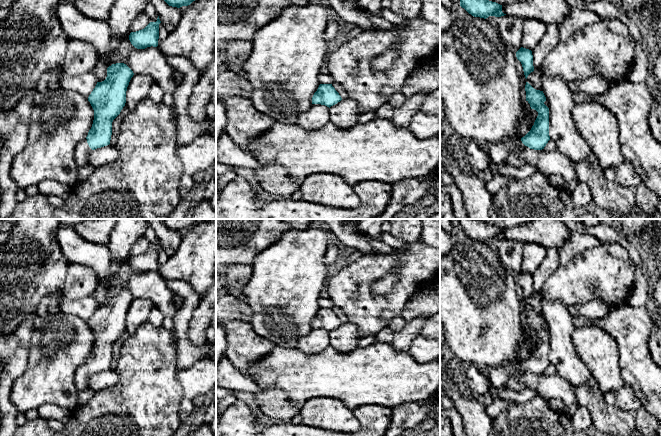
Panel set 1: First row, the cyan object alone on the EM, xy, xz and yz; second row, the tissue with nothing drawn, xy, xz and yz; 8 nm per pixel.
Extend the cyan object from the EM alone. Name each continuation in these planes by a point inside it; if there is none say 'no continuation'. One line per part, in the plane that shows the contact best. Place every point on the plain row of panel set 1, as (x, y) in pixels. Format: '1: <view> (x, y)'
1: yz (513, 383)

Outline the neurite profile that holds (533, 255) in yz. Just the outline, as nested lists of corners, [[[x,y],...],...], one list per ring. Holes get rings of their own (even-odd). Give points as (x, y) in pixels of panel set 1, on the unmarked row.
[[[534,242],[523,243],[522,271],[533,274],[546,258],[547,249]]]

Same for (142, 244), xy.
[[[145,235],[141,236],[132,246],[131,256],[144,253],[150,247],[150,243]]]

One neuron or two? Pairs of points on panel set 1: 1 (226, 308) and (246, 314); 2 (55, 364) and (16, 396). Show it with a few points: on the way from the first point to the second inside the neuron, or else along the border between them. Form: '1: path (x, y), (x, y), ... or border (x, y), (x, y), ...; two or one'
1: path (231, 308), (241, 310); one
2: path (45, 374), (26, 393); one

